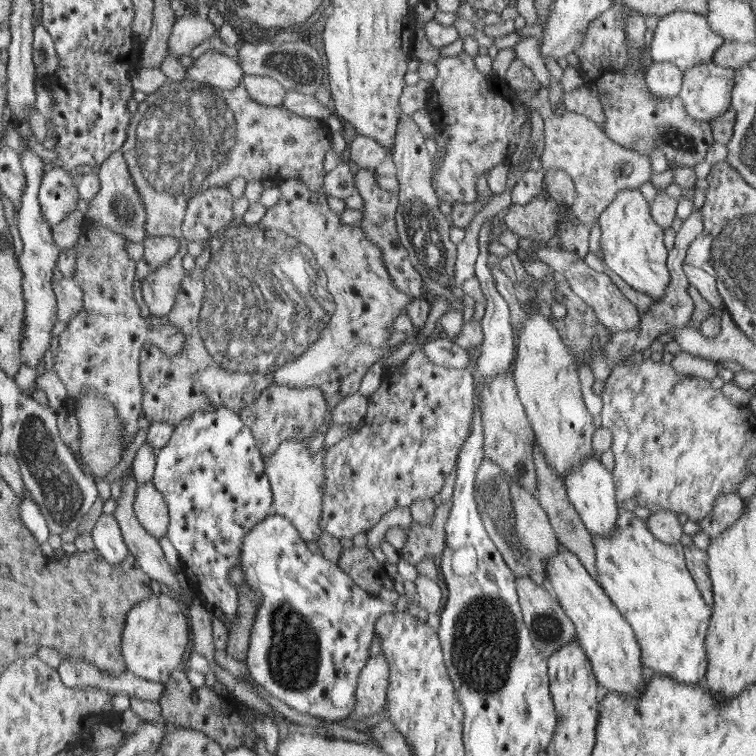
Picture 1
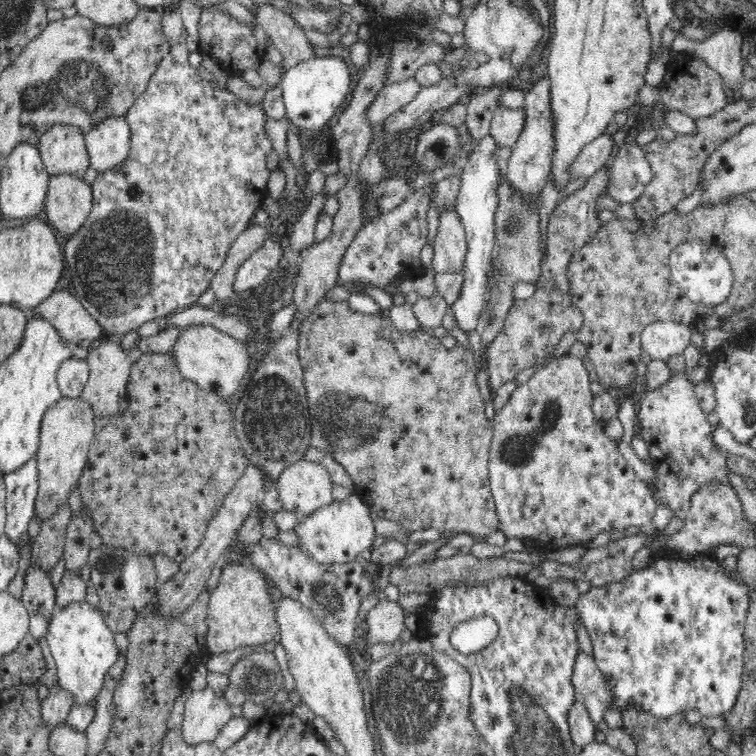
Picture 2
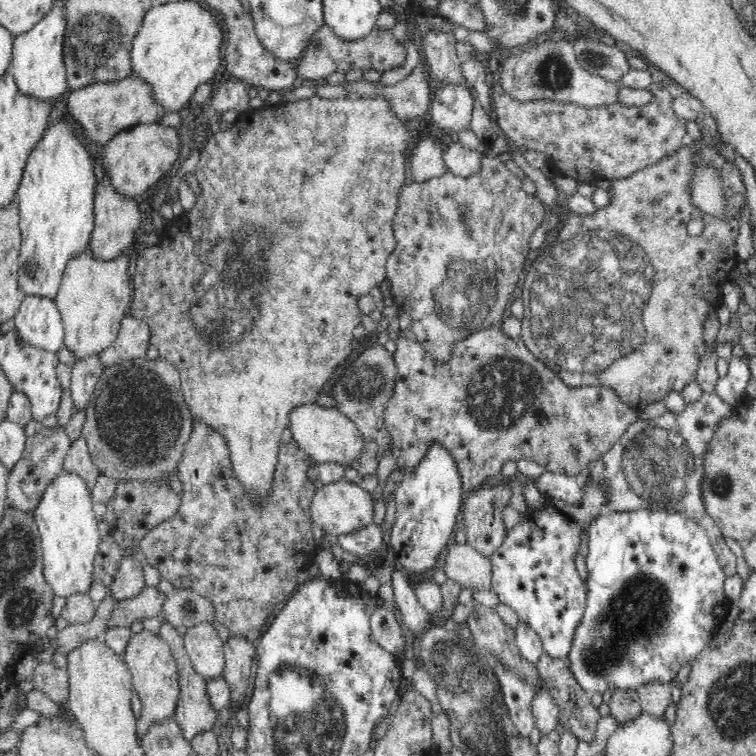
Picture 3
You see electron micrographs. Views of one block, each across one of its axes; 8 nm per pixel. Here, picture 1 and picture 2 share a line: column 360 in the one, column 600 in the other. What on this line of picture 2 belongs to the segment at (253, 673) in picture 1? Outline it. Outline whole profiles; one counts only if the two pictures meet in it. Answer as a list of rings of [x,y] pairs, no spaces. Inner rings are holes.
[[[668,550],[668,554],[654,560],[652,566],[648,566],[640,572],[632,571],[623,581],[605,587],[592,587],[587,594],[580,595],[577,609],[584,622],[584,628],[588,630],[589,637],[592,638],[594,660],[604,674],[606,683],[614,689],[614,695],[616,695],[614,708],[622,710],[625,707],[636,707],[651,713],[658,720],[666,720],[682,713],[682,710],[689,712],[693,708],[698,708],[701,717],[720,717],[726,715],[726,712],[731,712],[738,702],[738,694],[742,689],[742,672],[745,663],[744,626],[746,626],[746,612],[748,612],[751,593],[752,587],[744,580],[734,582],[730,576],[726,576],[722,572],[722,568],[716,562],[708,560],[706,556],[692,554],[692,558],[690,558],[690,554],[682,556],[678,550]]]

